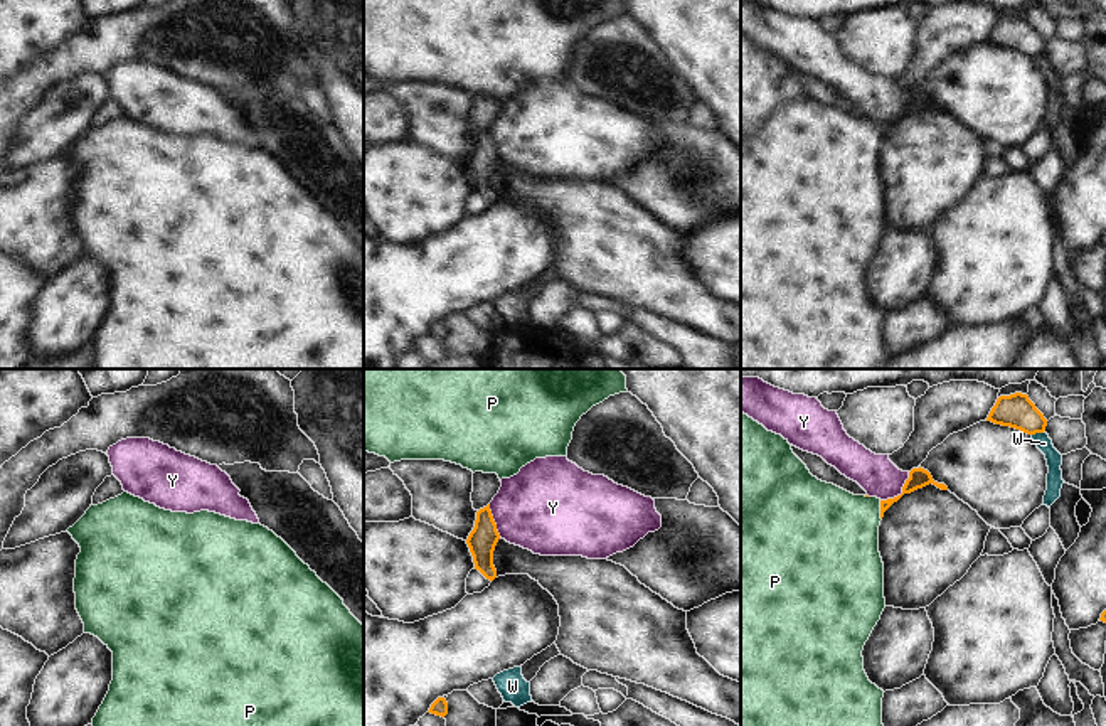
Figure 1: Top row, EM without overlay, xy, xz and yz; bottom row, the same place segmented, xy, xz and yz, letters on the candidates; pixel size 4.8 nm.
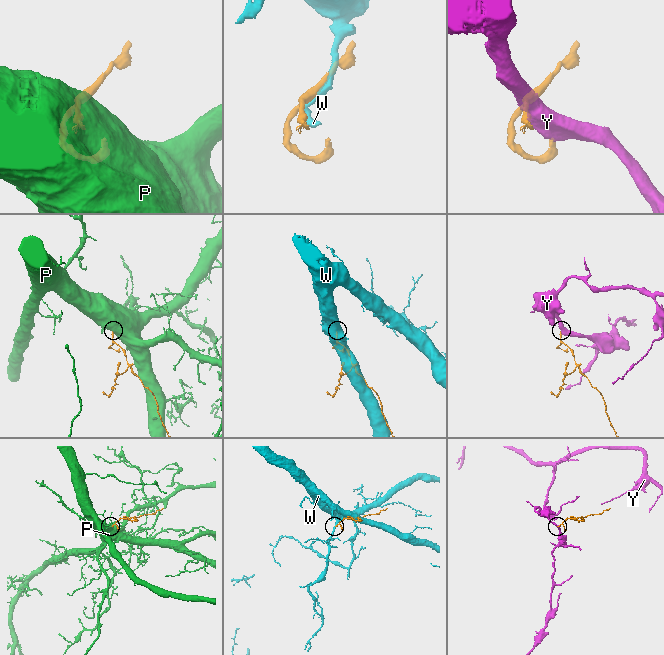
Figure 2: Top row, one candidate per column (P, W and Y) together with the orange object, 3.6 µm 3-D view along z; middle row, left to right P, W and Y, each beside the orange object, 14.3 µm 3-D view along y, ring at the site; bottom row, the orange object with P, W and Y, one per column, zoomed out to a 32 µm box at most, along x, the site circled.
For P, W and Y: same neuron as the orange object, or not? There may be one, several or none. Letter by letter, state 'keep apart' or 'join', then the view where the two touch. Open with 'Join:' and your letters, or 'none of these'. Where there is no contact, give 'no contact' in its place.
Join: P
P: join; contact in yz
W: keep apart; contact in yz
Y: keep apart; contact in yz

